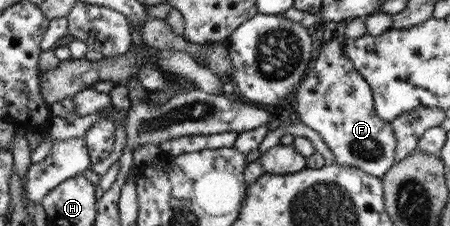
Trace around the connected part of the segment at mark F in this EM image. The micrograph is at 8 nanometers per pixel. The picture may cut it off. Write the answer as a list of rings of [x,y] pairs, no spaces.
[[[326,39],[312,69],[293,92],[293,97],[290,96],[293,112],[304,126],[319,132],[335,155],[336,164],[357,167],[371,176],[383,177],[396,162],[393,126],[377,116],[372,90],[345,55],[343,41]]]

